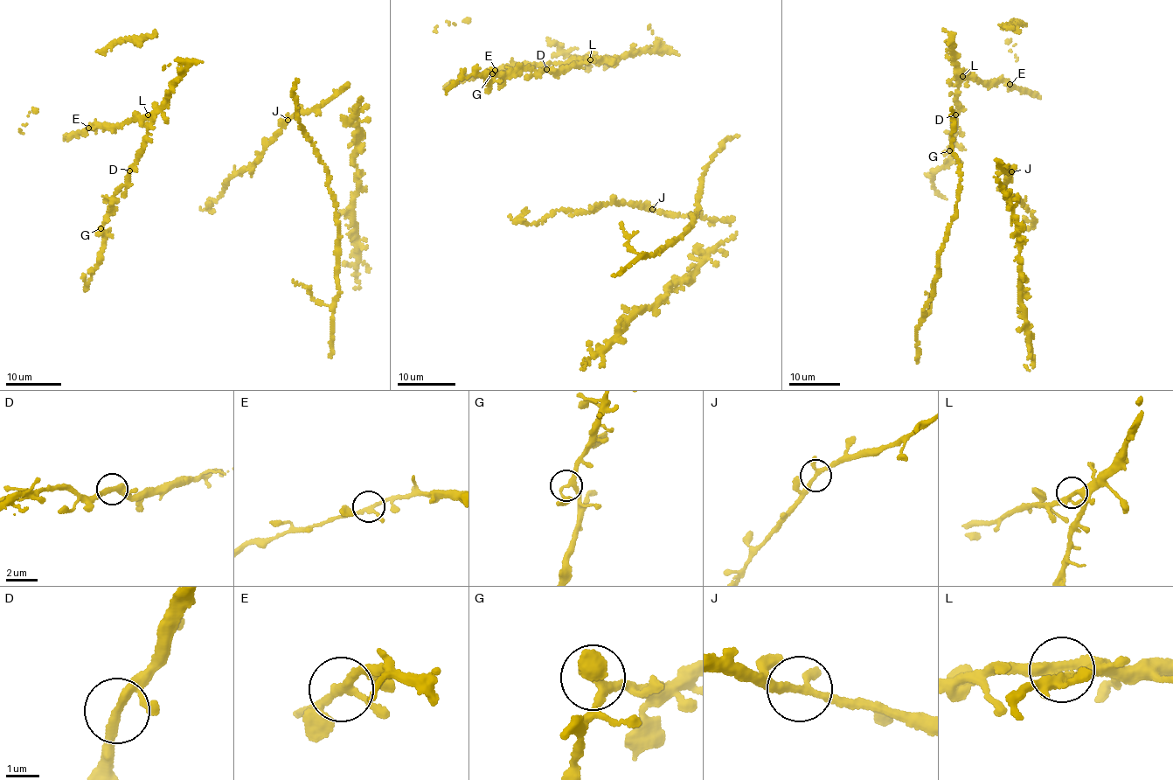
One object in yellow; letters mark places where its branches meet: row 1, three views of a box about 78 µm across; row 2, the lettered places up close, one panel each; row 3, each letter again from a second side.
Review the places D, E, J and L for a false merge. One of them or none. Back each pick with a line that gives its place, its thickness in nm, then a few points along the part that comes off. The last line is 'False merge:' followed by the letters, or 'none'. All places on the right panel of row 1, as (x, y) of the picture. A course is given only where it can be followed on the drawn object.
False merge: none

